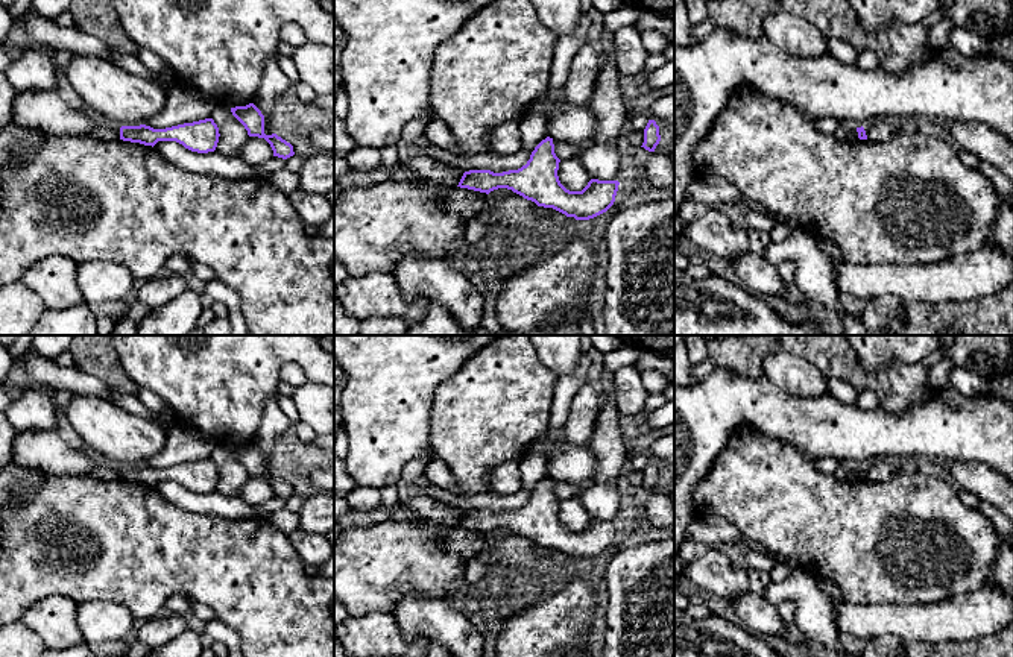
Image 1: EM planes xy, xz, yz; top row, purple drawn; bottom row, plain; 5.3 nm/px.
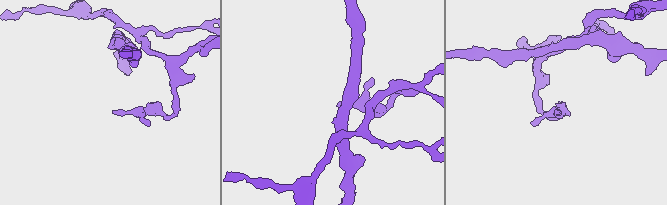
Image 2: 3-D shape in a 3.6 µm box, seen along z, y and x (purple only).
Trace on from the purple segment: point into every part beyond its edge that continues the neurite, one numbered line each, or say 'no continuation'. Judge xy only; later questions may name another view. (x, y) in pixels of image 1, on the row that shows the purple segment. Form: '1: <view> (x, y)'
no continuation

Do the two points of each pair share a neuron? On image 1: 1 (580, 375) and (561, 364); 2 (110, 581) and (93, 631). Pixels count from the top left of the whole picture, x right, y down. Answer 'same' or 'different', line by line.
1: different
2: different

